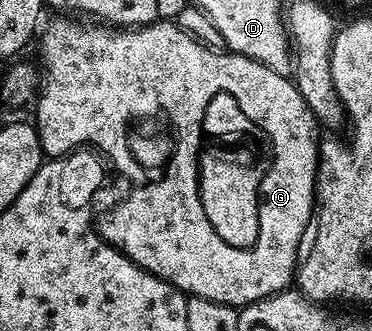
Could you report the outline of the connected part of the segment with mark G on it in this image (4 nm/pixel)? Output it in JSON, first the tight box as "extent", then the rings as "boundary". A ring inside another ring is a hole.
{"extent":[32,18,320,306],"boundary":[[[78,18],[58,19],[62,20],[52,21],[47,28],[45,25],[40,32],[42,45],[39,46],[38,52],[42,55],[42,64],[40,63],[40,83],[36,99],[32,104],[32,109],[34,108],[32,123],[38,130],[40,146],[47,157],[64,156],[67,152],[75,151],[79,146],[93,146],[107,161],[110,159],[130,179],[130,184],[134,187],[130,192],[130,197],[127,200],[120,201],[111,212],[104,213],[102,221],[97,221],[98,235],[103,240],[108,241],[113,248],[122,252],[129,260],[139,264],[144,270],[148,270],[154,276],[158,276],[164,282],[168,282],[172,287],[178,288],[190,296],[208,298],[212,302],[220,302],[221,304],[245,306],[255,304],[257,300],[263,300],[265,296],[275,296],[277,292],[287,291],[295,279],[296,265],[300,260],[298,243],[301,242],[306,227],[308,227],[307,232],[311,227],[312,217],[316,212],[314,183],[318,177],[318,146],[320,143],[320,135],[318,136],[320,124],[314,111],[308,106],[308,102],[304,102],[298,85],[294,83],[293,79],[290,76],[276,74],[276,70],[268,70],[268,66],[264,66],[247,56],[242,56],[238,52],[209,48],[207,44],[201,44],[199,40],[194,39],[183,28],[179,28],[177,24],[169,20],[160,18],[155,24],[149,24],[143,28],[119,30],[101,22],[83,22]],[[216,94],[228,94],[228,98],[232,102],[236,102],[243,121],[247,125],[250,123],[258,131],[263,146],[270,151],[270,161],[266,164],[266,173],[255,171],[252,176],[256,182],[256,220],[262,224],[262,236],[260,236],[256,254],[232,254],[230,246],[226,244],[226,240],[222,238],[222,234],[214,226],[212,218],[208,216],[208,210],[206,210],[206,204],[204,204],[204,166],[206,166],[206,162],[231,162],[228,170],[224,170],[220,174],[234,174],[239,165],[232,162],[232,158],[236,158],[236,155],[244,150],[240,141],[228,140],[228,138],[224,138],[224,134],[204,134],[204,117],[206,117],[210,102],[216,98]]]}

